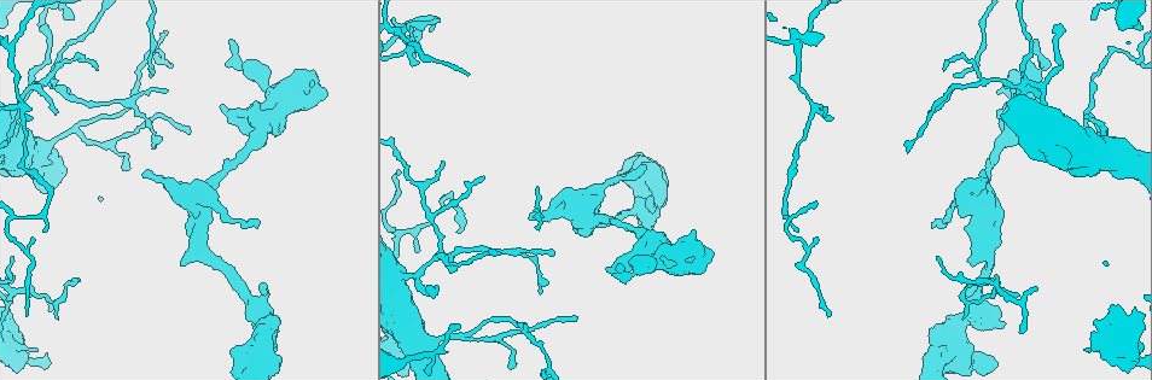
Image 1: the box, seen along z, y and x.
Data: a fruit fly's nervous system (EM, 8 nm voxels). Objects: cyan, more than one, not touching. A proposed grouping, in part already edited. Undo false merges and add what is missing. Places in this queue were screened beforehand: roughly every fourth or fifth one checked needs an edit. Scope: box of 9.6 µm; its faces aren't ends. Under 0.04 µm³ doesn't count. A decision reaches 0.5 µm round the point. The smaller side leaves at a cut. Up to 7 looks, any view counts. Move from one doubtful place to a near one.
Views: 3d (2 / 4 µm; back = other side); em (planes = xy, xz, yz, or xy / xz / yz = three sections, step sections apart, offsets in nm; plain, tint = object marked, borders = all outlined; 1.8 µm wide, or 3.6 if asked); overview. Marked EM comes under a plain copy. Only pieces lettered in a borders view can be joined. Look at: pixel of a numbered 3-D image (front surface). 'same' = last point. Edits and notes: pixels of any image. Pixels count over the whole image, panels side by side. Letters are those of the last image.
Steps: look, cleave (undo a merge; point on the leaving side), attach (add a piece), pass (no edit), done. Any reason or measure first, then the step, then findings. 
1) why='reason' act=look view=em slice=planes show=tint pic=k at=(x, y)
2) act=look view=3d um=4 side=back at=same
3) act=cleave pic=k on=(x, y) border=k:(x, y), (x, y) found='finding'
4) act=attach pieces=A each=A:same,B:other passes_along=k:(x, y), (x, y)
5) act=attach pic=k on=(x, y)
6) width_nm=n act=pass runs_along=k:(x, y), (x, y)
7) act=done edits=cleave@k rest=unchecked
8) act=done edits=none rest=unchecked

why='sudden change in width' act=look view=3d um=4 pic=1 at=(403, 356)

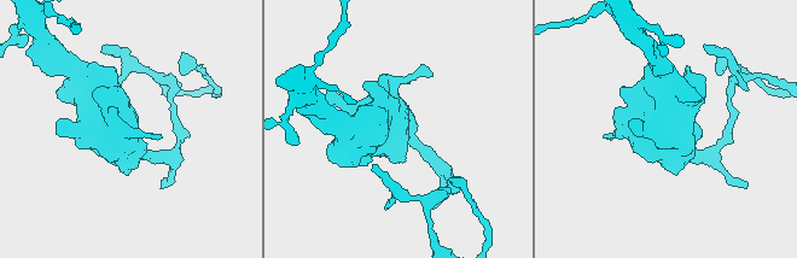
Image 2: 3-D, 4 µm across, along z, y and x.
why='shape alone is not enough' act=look view=em slice=planes show=borders pic=2 at=(129, 150)

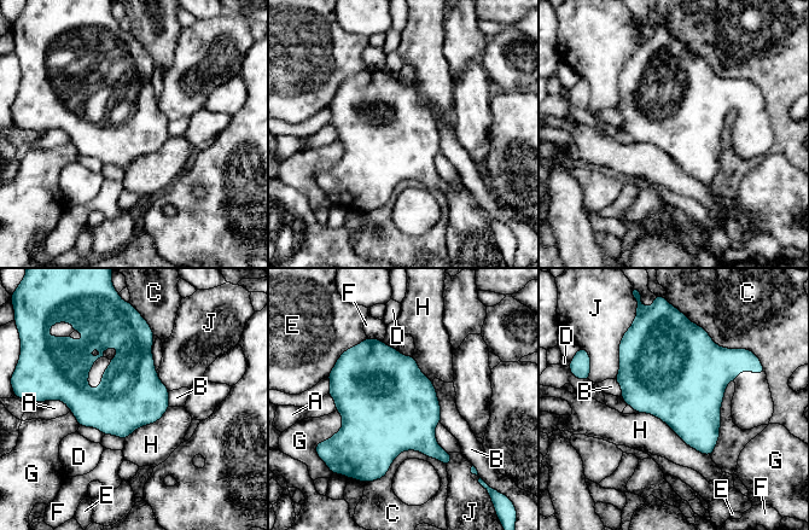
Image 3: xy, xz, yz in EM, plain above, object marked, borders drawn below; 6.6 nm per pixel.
longest_contact=H:600nm act=pass each=A:other,B:other,C:other,D:other,E:other,F:other,G:other,H:other,J:other border=3:(635, 411), (662, 419), (710, 456) found='continuous, no second cell'

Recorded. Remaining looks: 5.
why='closes a loop' act=look view=3d um=4 pic=1 at=(696, 252)

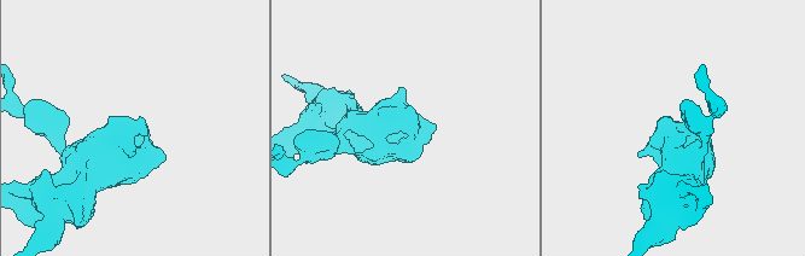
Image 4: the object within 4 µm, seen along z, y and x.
act=look view=em slice=planes show=tint pic=4 at=(137, 128)

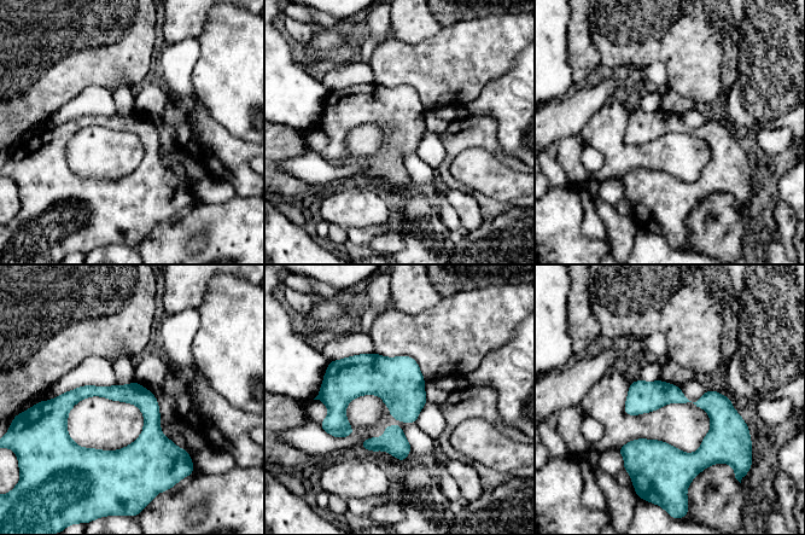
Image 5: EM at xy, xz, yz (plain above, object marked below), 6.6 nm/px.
why='what lies round it' act=look view=em slice=planes show=borders at=same

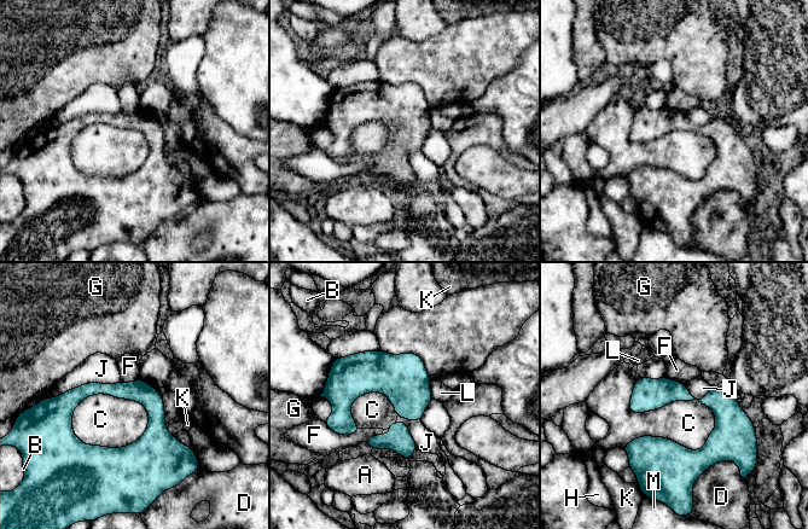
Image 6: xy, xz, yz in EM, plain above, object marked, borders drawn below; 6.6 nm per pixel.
act=pass each=A:other,B:other,C:other,D:other,F:other,G:other,H:other,J:other,K:other,L:other,M:other found='all the same cell'

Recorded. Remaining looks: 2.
why='thin end' act=look view=em slice=planes show=borders pic=1 at=(1061, 24)

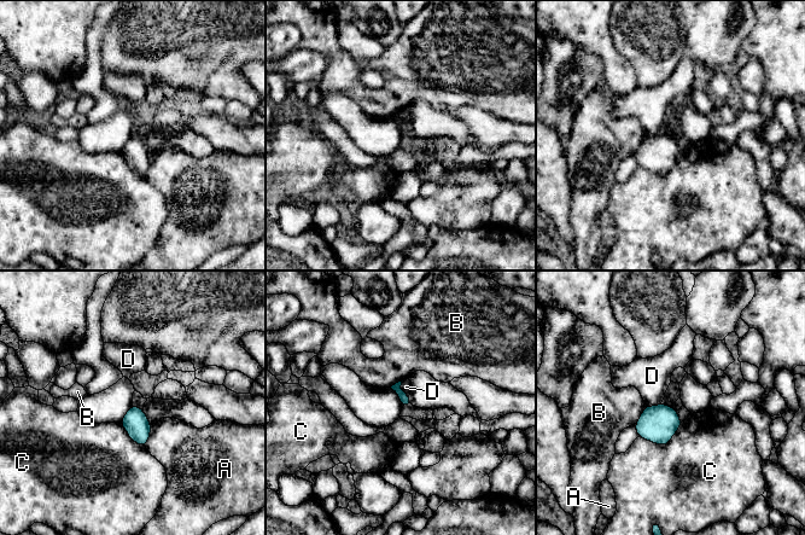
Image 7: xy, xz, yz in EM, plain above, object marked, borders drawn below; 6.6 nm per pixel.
act=pass each=A:other,B:other,C:other,D:other border=7:(402, 381), (401, 389), (408, 395) found='no lettered piece goes on from it'

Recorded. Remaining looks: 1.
act=done edits=none rest=unchecked

